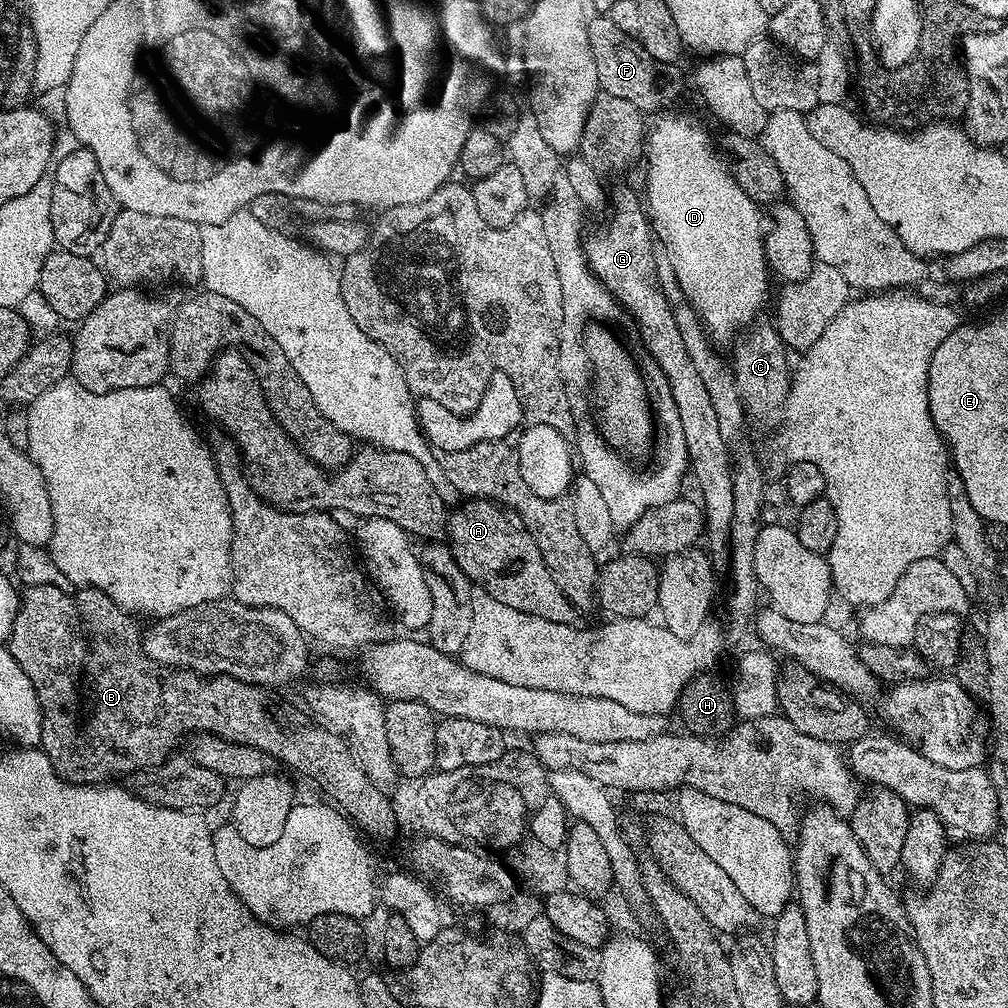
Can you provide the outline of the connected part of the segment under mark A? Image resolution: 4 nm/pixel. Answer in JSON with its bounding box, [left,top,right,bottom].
[446,498,578,625]

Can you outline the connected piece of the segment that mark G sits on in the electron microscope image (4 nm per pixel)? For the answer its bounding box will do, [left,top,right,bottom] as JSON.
[584,188,734,574]

